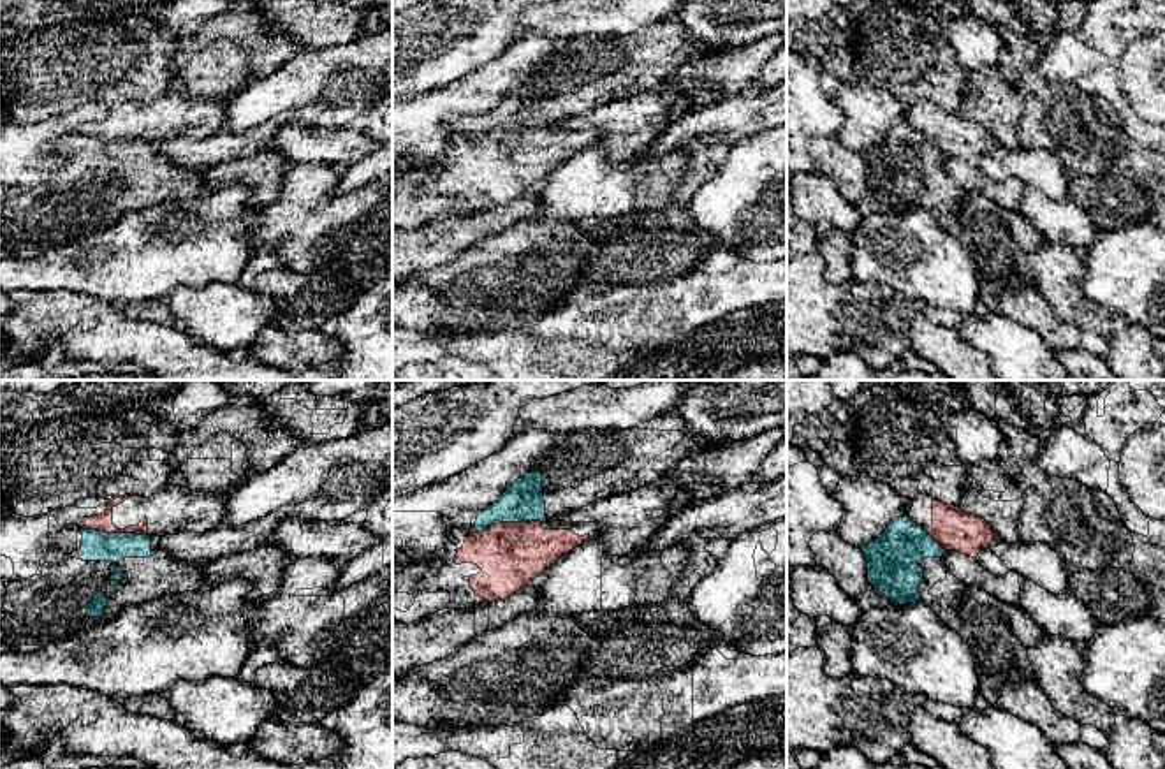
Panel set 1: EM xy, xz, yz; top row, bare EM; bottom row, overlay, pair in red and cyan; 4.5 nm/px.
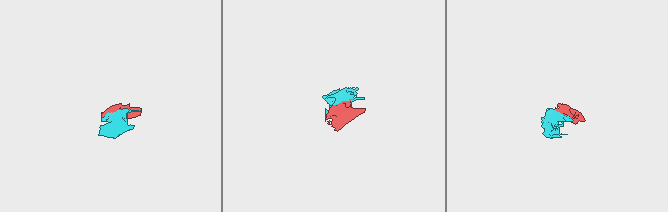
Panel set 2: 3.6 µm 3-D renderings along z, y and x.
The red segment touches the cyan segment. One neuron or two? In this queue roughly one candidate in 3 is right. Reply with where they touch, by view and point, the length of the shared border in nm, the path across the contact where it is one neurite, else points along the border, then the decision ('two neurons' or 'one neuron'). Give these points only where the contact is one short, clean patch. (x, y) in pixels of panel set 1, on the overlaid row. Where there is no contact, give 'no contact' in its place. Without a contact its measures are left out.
xz (505, 523) | 340 nm | two neurons

